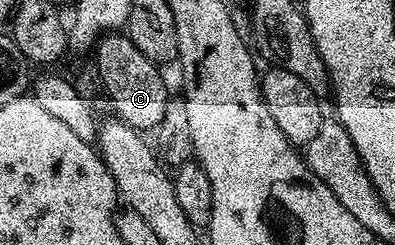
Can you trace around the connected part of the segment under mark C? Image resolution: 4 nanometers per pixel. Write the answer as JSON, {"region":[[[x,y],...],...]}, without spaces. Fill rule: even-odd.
{"region":[[[123,32],[107,34],[100,38],[94,46],[94,64],[96,74],[100,77],[103,92],[108,92],[112,100],[115,116],[126,122],[131,129],[137,131],[155,130],[162,123],[162,115],[166,115],[166,103],[170,90],[164,86],[160,78],[157,62],[146,59],[138,47]]]}

